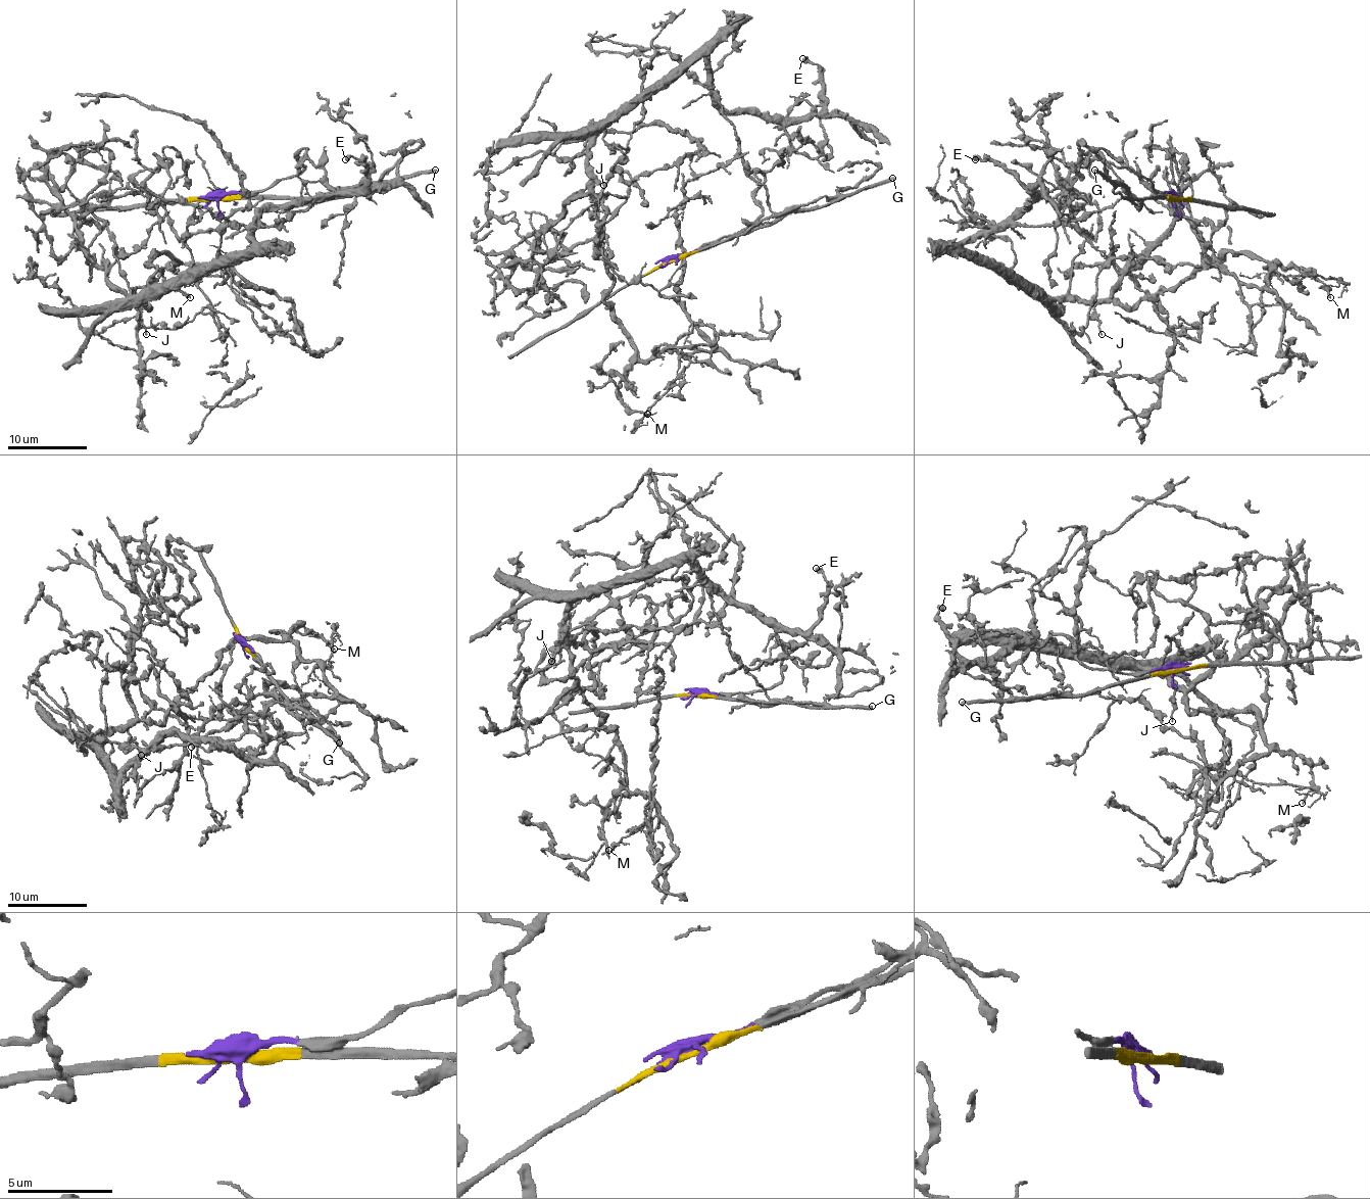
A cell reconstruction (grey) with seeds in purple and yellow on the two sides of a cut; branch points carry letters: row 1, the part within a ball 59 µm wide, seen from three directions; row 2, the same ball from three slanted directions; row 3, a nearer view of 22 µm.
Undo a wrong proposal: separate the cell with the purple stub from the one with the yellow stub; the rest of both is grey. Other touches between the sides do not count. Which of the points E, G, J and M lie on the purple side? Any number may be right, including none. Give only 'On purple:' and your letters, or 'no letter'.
On purple: E, J, M

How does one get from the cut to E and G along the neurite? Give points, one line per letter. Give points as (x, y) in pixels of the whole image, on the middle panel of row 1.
E: (672, 259), (744, 230), (763, 212), (754, 193), (782, 161), (786, 128), (824, 105), (820, 67), (802, 58)
G: (672, 261), (780, 221), (788, 212), (826, 206), (864, 189), (887, 183), (893, 177)

